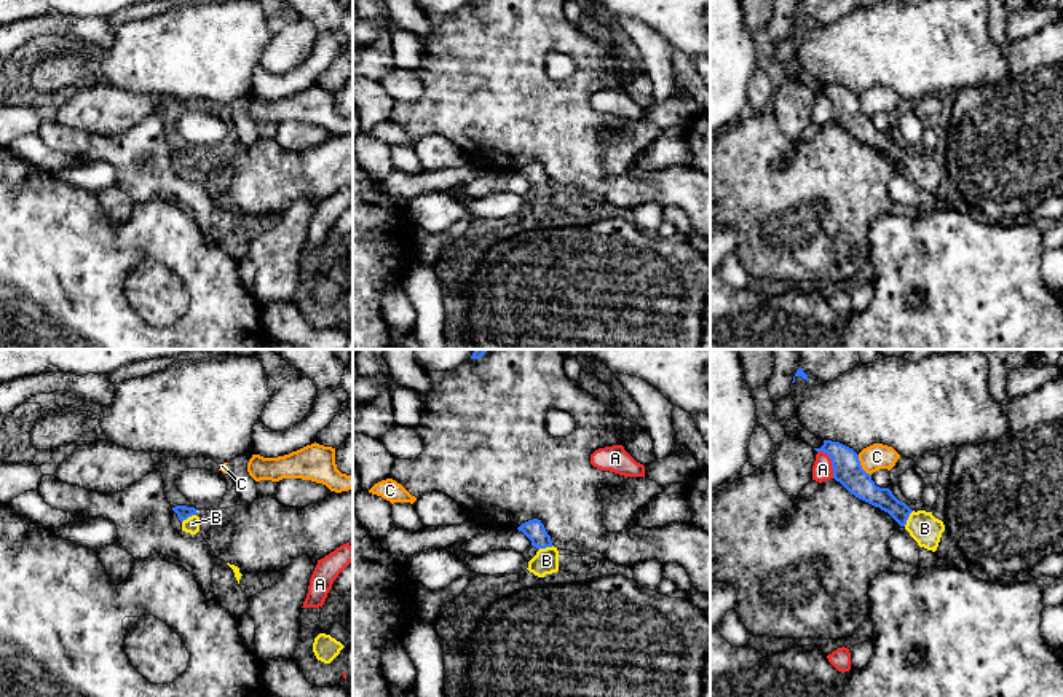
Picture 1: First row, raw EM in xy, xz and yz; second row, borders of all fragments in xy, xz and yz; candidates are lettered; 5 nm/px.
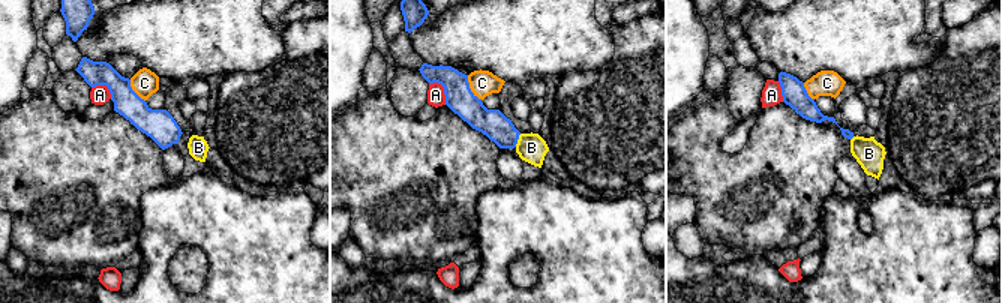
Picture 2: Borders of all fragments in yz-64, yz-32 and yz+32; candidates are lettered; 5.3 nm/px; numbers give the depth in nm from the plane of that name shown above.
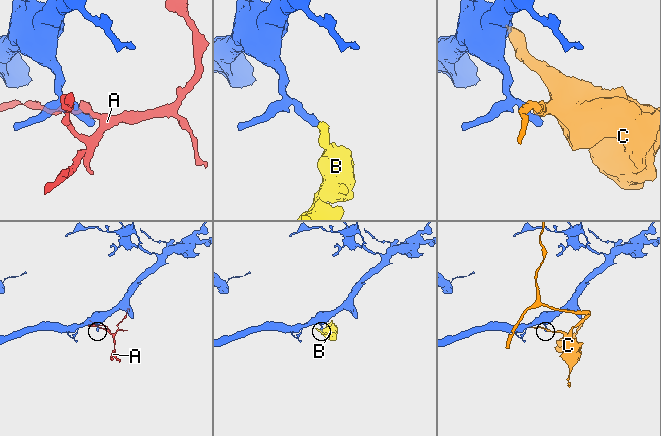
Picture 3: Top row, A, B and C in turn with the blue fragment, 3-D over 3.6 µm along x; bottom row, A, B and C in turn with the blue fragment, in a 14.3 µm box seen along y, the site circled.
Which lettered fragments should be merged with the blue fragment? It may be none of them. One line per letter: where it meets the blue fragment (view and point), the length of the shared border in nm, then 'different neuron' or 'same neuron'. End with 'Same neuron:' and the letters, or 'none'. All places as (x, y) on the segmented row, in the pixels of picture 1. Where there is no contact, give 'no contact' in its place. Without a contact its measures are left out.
A: yz (832, 461) | 170 nm | different neuron
B: yz (907, 519) | 90 nm | same neuron
C: yz (861, 466) | 130 nm | different neuron
Same neuron: B

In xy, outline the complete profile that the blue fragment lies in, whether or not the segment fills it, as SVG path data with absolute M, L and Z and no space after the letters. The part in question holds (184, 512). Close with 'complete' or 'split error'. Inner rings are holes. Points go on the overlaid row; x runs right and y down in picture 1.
M176 506L172 510L177 514L182 522L182 531L196 534L200 531L200 517L196 515L195 507Z | split error

